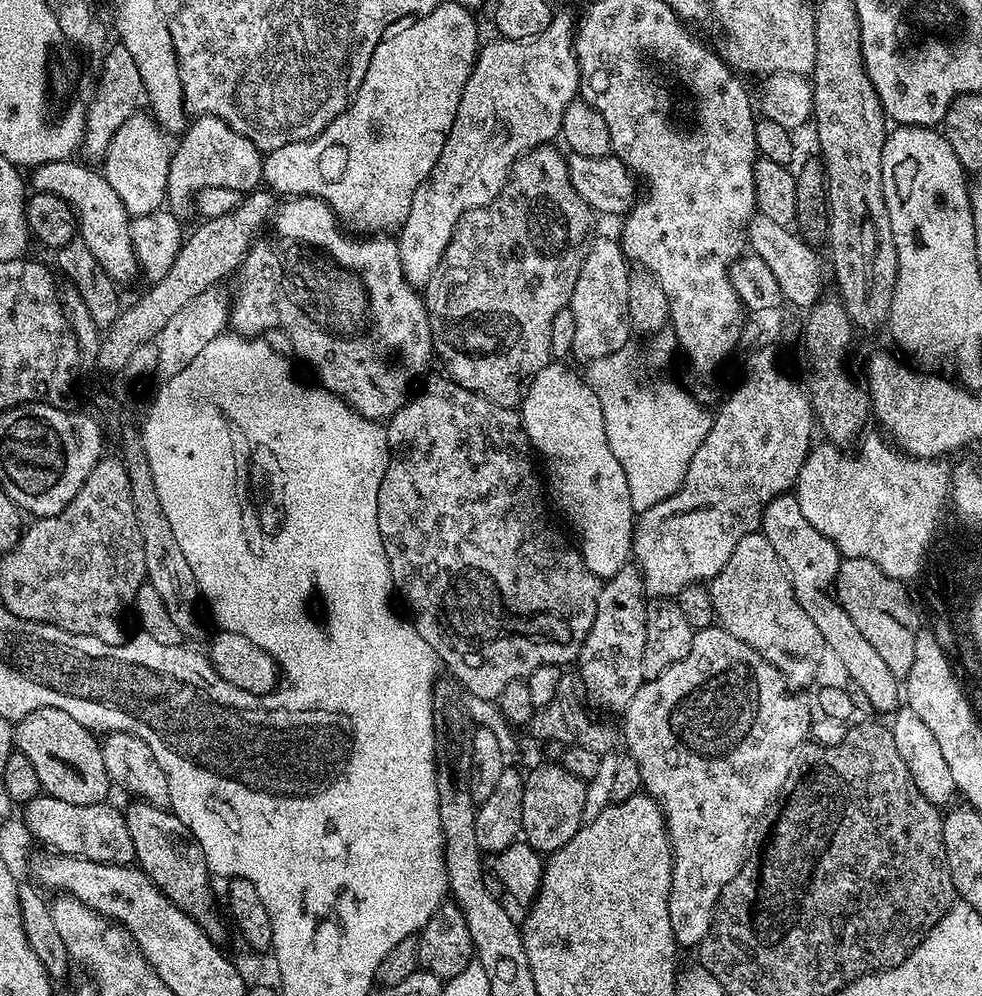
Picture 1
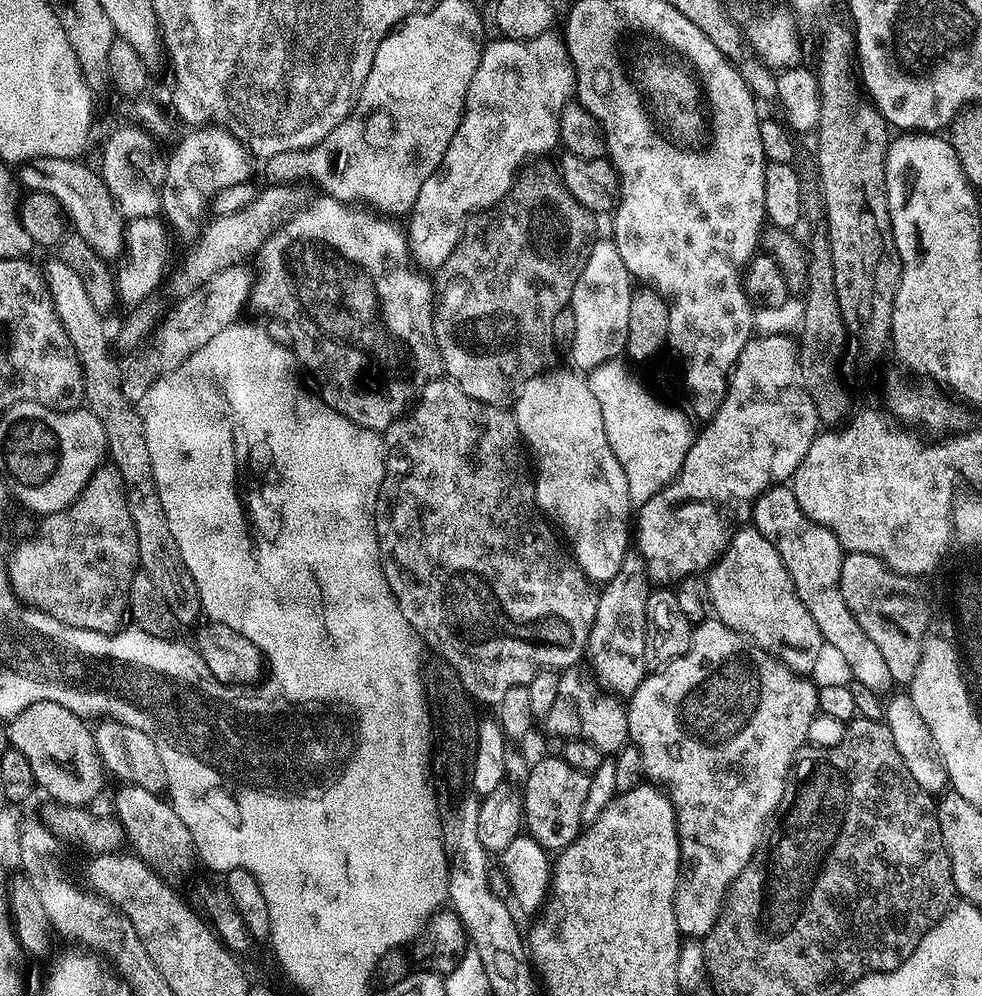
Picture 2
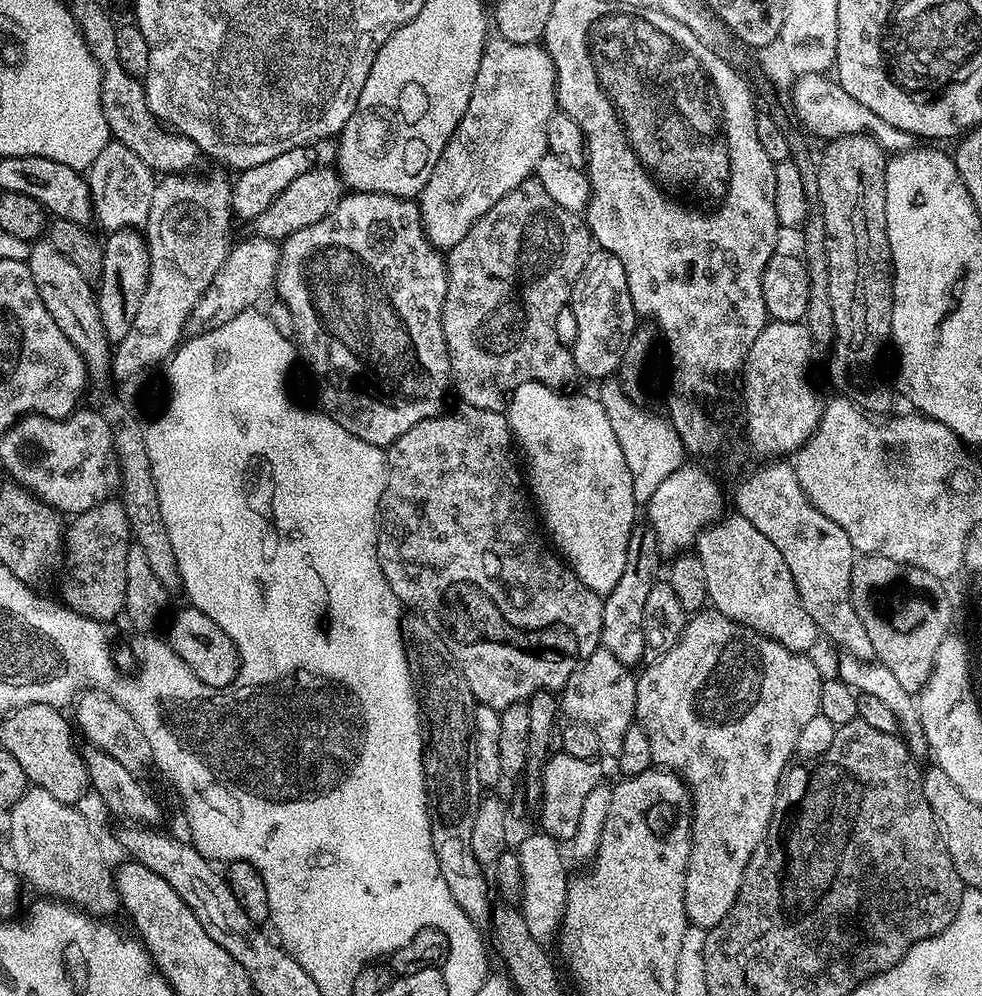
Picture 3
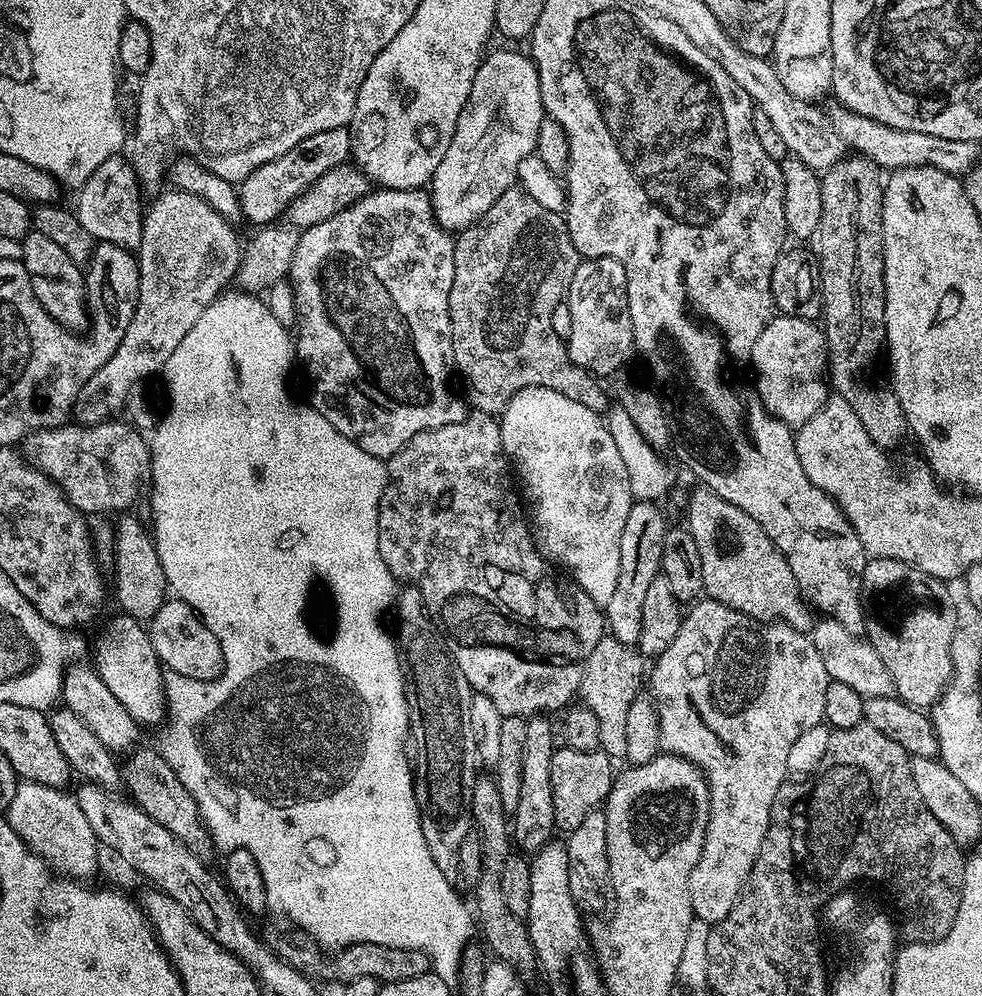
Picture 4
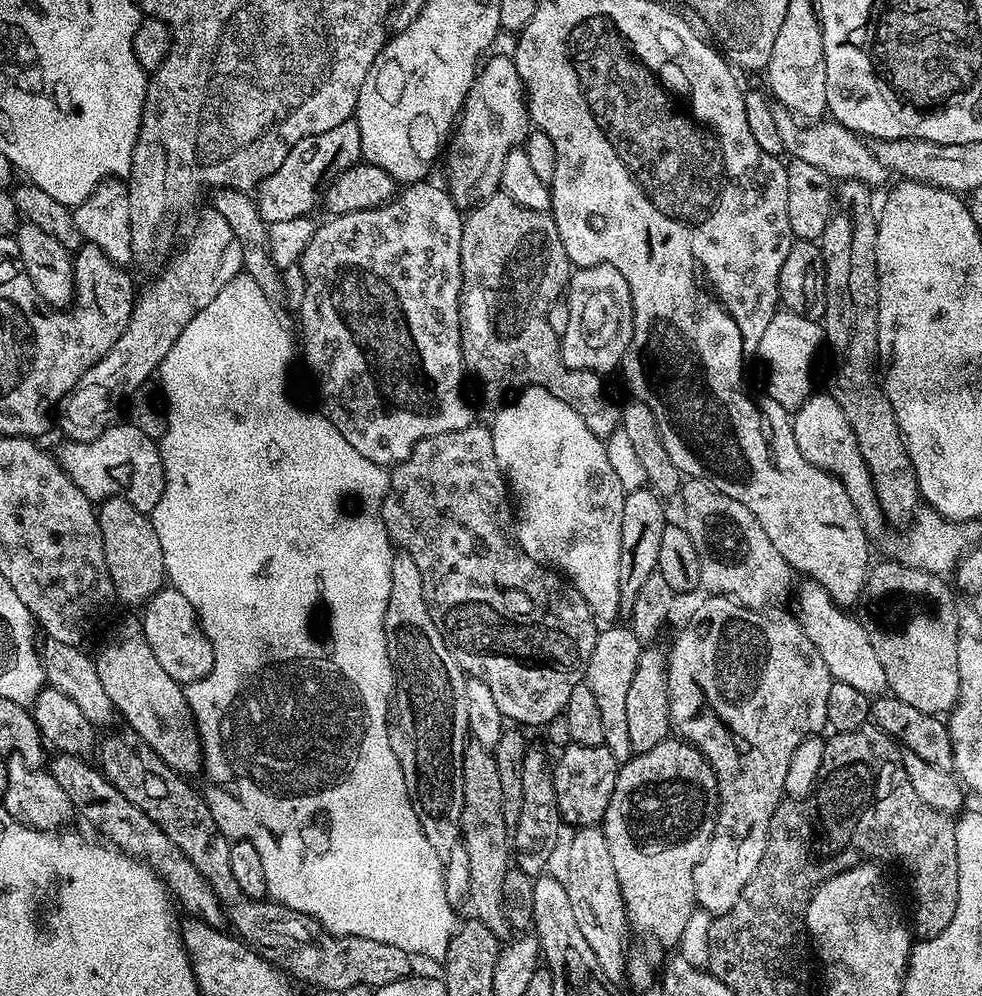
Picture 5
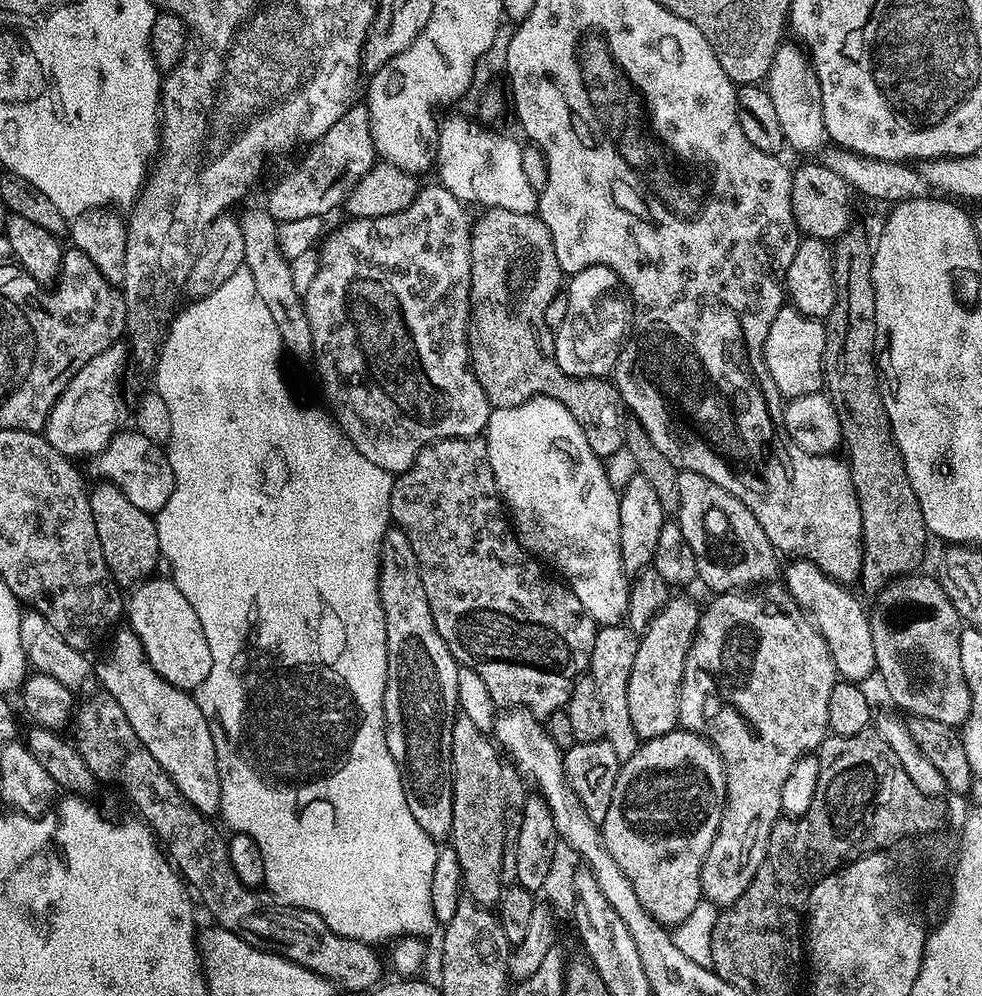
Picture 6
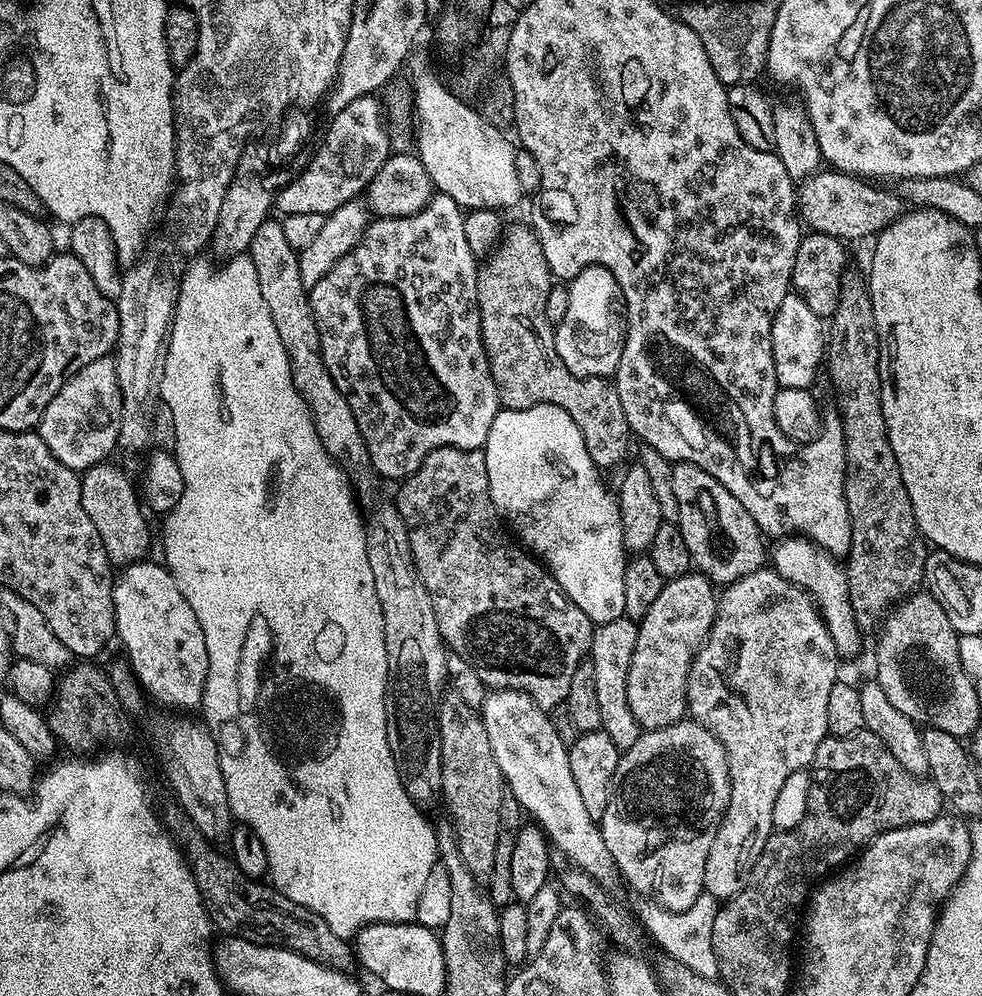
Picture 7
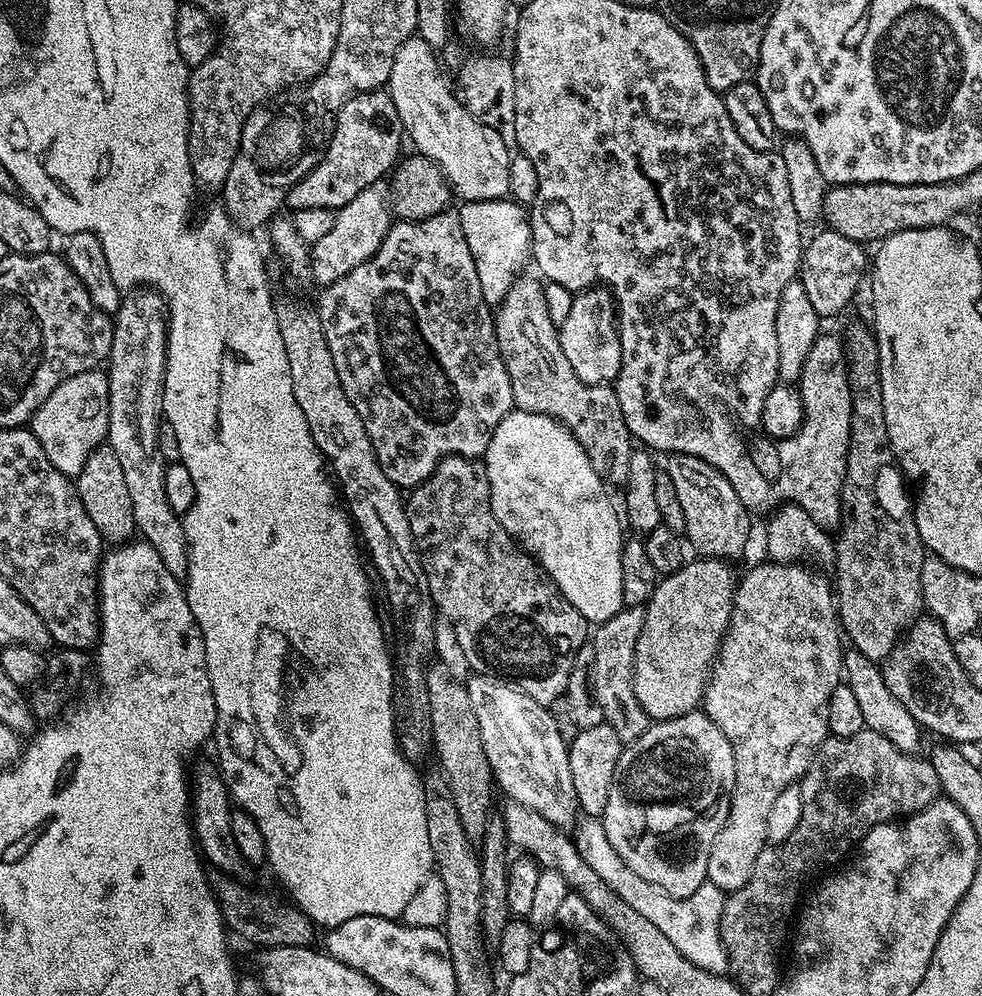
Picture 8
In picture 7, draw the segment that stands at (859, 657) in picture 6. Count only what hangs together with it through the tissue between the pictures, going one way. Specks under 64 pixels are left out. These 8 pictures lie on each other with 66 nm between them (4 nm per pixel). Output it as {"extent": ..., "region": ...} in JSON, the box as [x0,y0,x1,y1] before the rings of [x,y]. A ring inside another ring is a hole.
{"extent":[770,534,862,657],"region":[[[803,534],[781,536],[770,548],[770,564],[782,578],[799,586],[816,601],[820,609],[820,617],[824,619],[826,630],[830,630],[830,638],[834,638],[834,646],[841,657],[856,656],[860,652],[860,636],[862,629],[854,618],[854,606],[850,606],[850,586],[845,565],[837,557],[827,552],[821,544],[816,544]]]}

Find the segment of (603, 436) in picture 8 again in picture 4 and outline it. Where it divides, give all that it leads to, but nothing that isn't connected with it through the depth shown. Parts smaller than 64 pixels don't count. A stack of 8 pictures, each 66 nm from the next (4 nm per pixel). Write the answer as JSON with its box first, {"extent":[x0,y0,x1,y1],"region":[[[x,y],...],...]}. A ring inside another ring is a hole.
{"extent":[450,186,610,414],"region":[[[513,186],[482,214],[480,220],[475,220],[473,224],[464,229],[455,237],[454,246],[454,286],[450,286],[450,322],[452,323],[452,363],[455,371],[464,379],[463,391],[466,393],[466,400],[475,411],[487,412],[489,414],[499,414],[504,411],[504,407],[510,402],[510,398],[518,390],[529,388],[530,386],[546,386],[550,390],[558,390],[558,394],[566,394],[566,398],[574,398],[574,402],[582,402],[597,414],[607,413],[610,407],[610,396],[604,393],[604,388],[599,379],[593,376],[582,366],[578,366],[568,356],[568,345],[565,341],[554,334],[554,326],[550,323],[550,318],[554,318],[554,306],[565,303],[568,294],[568,284],[574,278],[581,262],[580,251],[574,246],[574,242],[568,233],[567,219],[560,212],[548,210],[541,203],[536,202],[528,192],[520,186]]]}

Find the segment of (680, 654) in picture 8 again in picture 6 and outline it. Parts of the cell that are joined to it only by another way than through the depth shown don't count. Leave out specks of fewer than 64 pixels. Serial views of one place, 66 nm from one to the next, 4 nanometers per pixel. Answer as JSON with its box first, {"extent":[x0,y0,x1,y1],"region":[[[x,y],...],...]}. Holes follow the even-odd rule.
{"extent":[626,594,701,741],"region":[[[676,594],[668,599],[638,639],[638,654],[634,654],[634,667],[630,670],[630,686],[626,686],[626,707],[630,710],[630,723],[641,741],[677,731],[680,723],[680,682],[701,613],[695,602],[684,595],[688,594]]]}

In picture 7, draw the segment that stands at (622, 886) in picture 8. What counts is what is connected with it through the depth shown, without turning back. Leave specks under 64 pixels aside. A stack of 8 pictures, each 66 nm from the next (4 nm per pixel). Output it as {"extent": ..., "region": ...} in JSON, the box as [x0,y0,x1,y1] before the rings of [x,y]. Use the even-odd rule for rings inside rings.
{"extent":[634,894,720,980],"region":[[[702,894],[690,910],[681,912],[671,912],[669,908],[664,908],[651,899],[644,898],[637,908],[634,908],[634,914],[640,921],[640,927],[645,933],[661,948],[663,954],[669,960],[676,960],[682,966],[694,970],[694,974],[702,974],[711,980],[717,979],[720,975],[718,962],[714,954],[712,945],[712,931],[714,930],[714,918],[718,901],[715,896]]]}

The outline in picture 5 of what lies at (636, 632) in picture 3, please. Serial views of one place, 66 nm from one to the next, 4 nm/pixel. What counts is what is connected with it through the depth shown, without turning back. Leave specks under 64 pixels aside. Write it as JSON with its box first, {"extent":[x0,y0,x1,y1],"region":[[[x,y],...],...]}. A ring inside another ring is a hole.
{"extent":[618,486,666,609],"region":[[[648,486],[625,495],[622,506],[622,550],[618,566],[621,609],[631,609],[638,598],[638,590],[642,590],[642,585],[646,583],[646,578],[650,578],[650,574],[657,571],[658,546],[662,546],[662,530],[666,523],[664,504],[665,501]]]}

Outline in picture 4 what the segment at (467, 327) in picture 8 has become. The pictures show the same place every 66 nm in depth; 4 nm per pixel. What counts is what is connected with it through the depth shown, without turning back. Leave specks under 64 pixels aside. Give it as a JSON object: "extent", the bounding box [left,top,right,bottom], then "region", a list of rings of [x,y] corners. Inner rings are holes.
{"extent":[290,188,470,461],"region":[[[380,188],[369,191],[354,206],[334,214],[334,218],[326,218],[326,222],[318,222],[318,226],[310,226],[300,232],[297,250],[294,251],[290,271],[292,289],[296,299],[297,331],[294,336],[294,352],[304,364],[308,364],[308,376],[312,379],[311,407],[316,409],[338,434],[350,438],[366,454],[374,454],[387,461],[389,456],[398,454],[414,438],[414,434],[434,430],[438,426],[446,426],[454,422],[462,422],[469,415],[470,408],[465,397],[452,389],[454,365],[452,363],[452,323],[450,322],[450,286],[454,286],[454,246],[453,233],[436,221],[432,209],[432,197],[424,188]]]}

